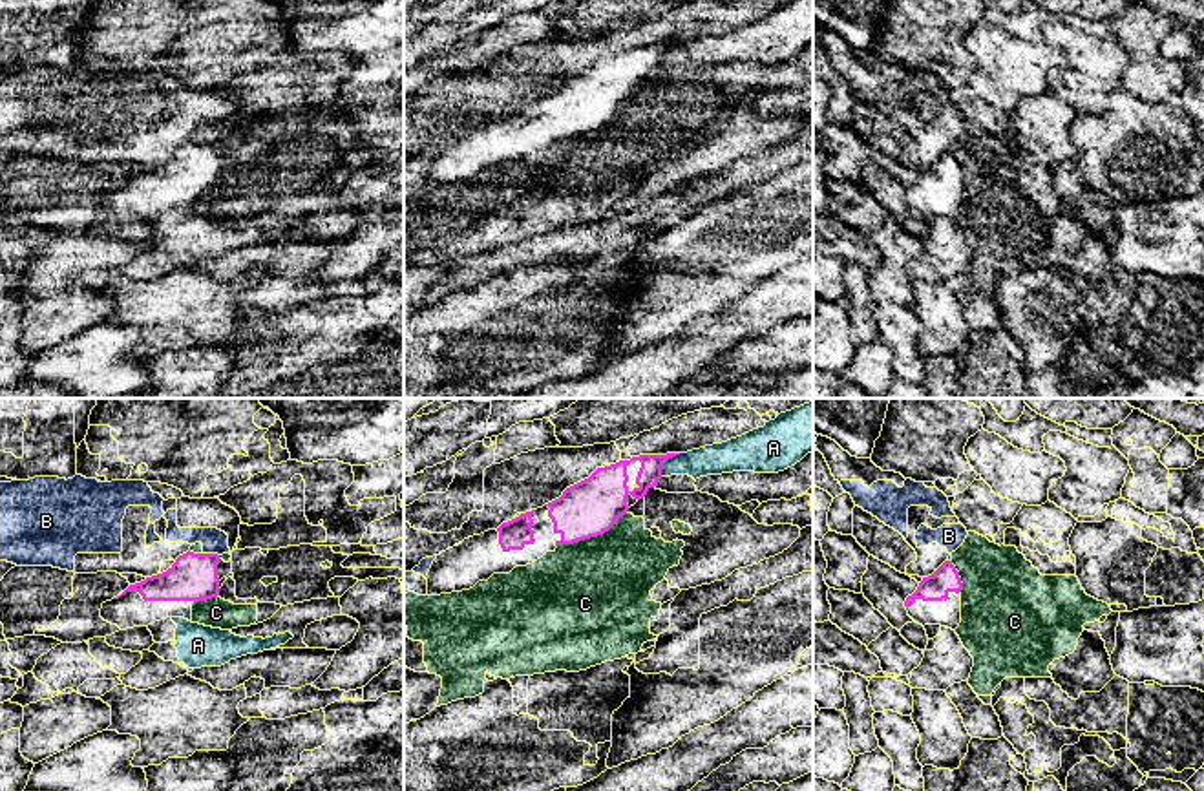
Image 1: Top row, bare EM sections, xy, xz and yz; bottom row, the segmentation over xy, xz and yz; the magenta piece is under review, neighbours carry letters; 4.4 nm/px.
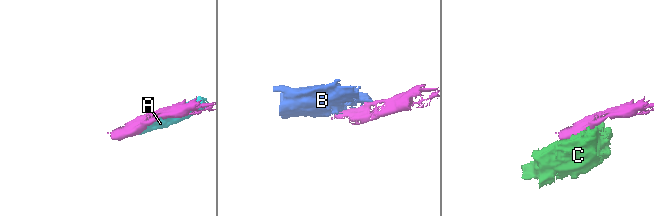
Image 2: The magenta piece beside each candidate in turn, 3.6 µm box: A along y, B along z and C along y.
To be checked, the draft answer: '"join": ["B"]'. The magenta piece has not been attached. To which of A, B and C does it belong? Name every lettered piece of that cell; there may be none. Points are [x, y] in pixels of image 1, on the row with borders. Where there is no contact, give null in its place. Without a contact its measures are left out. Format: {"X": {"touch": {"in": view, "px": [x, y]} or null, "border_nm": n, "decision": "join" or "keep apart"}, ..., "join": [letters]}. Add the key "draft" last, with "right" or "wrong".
{"A": {"touch": {"in": "xz", "px": [665, 461]}, "border_nm": 140, "decision": "keep apart"}, "B": {"touch": {"in": "xy", "px": [211, 554]}, "border_nm": 70, "decision": "keep apart"}, "C": {"touch": {"in": "xz", "px": [591, 536]}, "border_nm": 360, "decision": "keep apart"}, "join": [], "draft": "wrong"}

